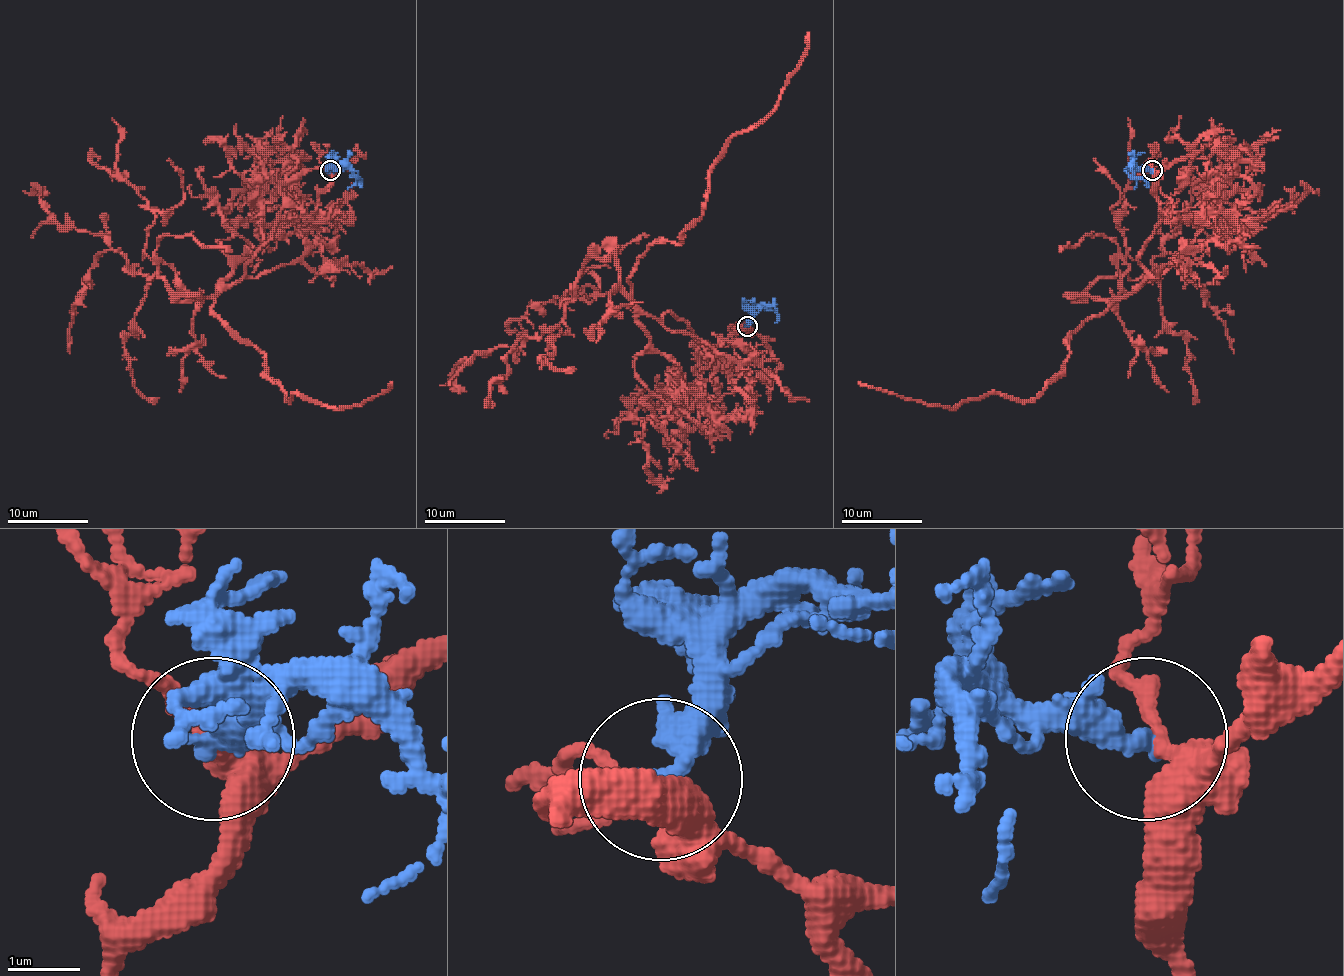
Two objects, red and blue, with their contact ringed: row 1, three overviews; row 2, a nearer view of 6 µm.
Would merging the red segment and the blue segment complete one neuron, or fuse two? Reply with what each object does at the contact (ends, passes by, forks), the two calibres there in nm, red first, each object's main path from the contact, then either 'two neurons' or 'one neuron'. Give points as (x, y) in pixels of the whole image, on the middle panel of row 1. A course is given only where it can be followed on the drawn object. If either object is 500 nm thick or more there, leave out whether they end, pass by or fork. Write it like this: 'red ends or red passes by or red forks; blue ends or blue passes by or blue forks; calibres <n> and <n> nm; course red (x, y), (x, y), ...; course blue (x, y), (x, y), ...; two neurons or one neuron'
red passes by; blue passes by; calibres 340 and 300 nm; course red (746, 326), (708, 345), (635, 302), (629, 280), (655, 241), (681, 243), (714, 160), (773, 109), (809, 32); course blue (746, 326), (767, 306), (777, 310), (777, 322); two neurons

